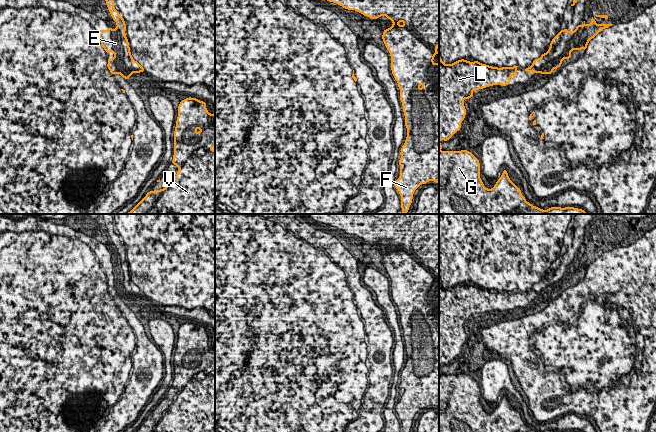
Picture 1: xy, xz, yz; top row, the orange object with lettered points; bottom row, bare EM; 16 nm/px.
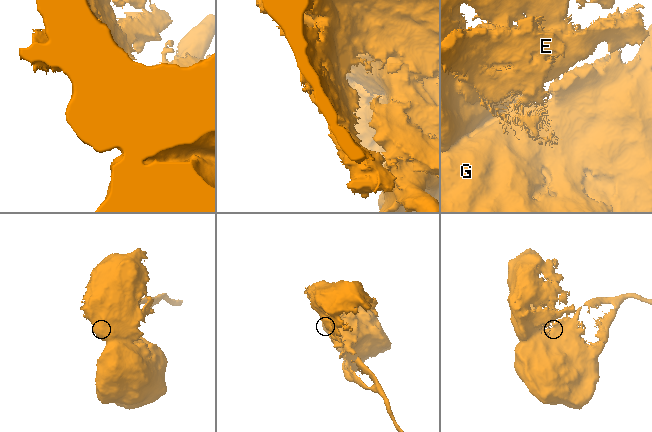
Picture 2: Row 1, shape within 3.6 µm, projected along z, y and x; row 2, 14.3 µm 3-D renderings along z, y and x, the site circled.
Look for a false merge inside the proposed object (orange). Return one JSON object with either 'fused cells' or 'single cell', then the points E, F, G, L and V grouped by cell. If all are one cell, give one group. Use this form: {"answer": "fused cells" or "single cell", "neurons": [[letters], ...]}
{"answer": "single cell", "neurons": [["E", "F", "G", "L", "V"]]}

